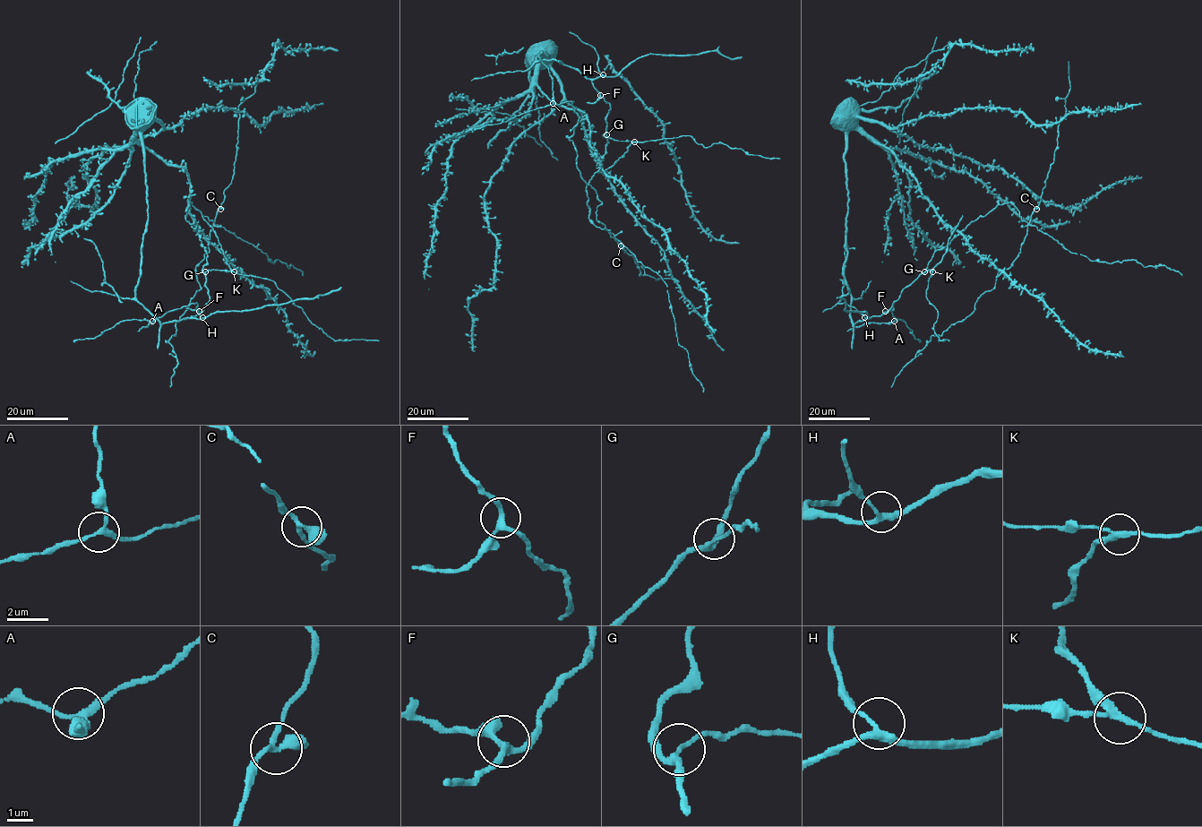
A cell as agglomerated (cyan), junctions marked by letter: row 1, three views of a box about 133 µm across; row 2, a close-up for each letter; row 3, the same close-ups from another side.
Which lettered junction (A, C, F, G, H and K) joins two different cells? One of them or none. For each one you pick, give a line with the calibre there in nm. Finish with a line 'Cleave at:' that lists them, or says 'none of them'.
K: 190 nm thick
Cleave at: K

